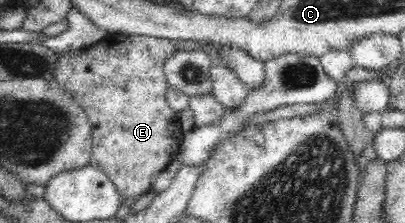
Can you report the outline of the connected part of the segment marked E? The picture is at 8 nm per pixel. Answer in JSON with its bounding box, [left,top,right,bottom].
[53,33,184,200]

